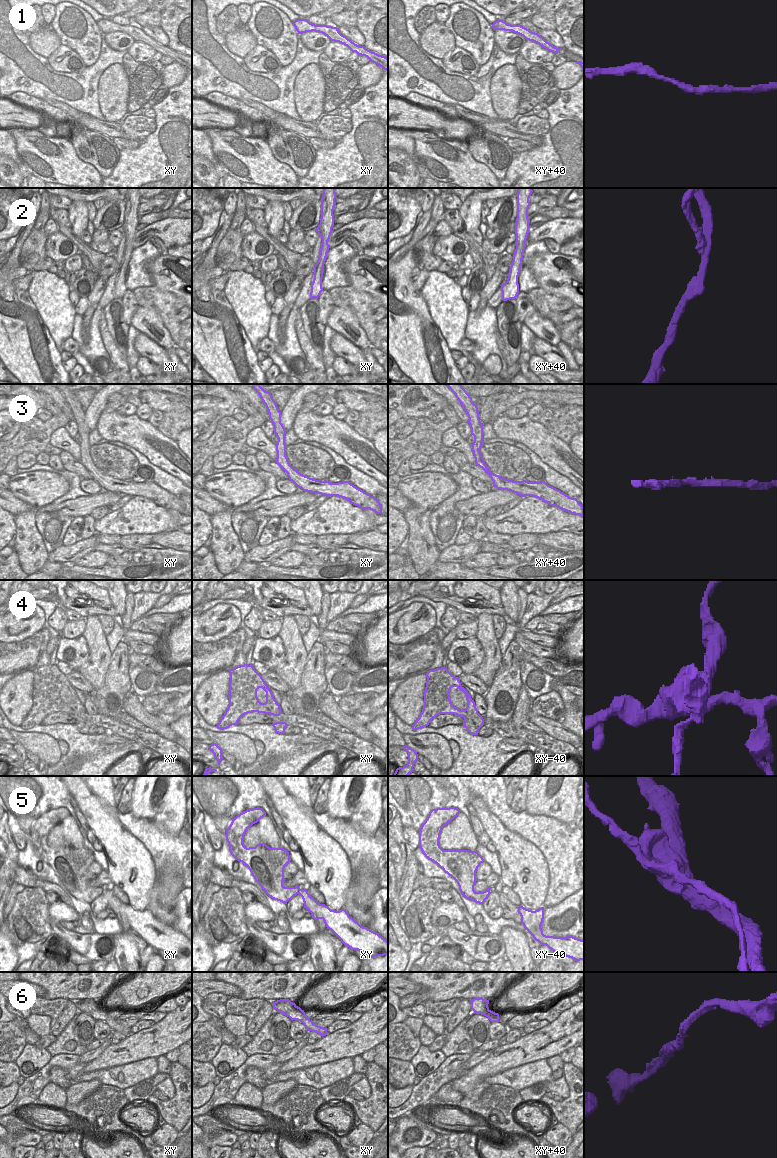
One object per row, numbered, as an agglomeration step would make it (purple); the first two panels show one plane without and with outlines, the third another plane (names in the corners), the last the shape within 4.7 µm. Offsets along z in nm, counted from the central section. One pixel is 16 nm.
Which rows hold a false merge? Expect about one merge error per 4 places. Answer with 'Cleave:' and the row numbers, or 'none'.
Cleave: 2, 4, 5

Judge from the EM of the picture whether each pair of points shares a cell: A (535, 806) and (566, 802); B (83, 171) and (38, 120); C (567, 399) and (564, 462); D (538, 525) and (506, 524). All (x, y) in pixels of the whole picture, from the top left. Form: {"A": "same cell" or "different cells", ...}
{"A": "same cell", "B": "different cells", "C": "different cells", "D": "same cell"}

